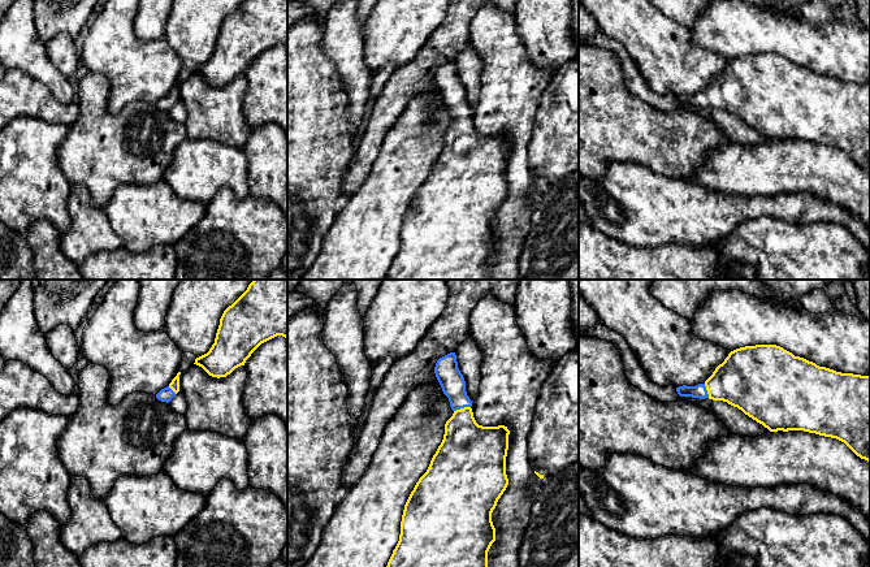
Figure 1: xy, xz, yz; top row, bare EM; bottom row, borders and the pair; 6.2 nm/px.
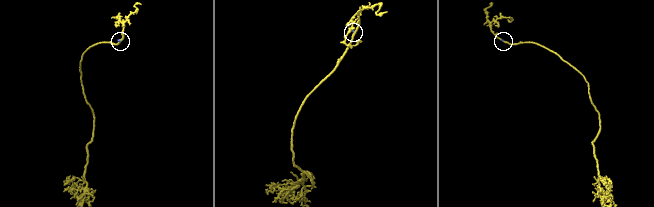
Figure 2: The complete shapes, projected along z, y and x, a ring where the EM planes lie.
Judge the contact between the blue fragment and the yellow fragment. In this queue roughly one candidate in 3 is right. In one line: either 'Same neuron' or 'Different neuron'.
Same neuron

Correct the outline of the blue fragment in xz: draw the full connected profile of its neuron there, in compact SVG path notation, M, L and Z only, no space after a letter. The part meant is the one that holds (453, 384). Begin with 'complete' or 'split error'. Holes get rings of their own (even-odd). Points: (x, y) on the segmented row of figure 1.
split error | M455 352L440 358L434 373L454 414L445 424L443 440L427 472L419 479L404 505L399 541L386 567L488 567L488 551L495 541L492 512L508 485L506 456L510 430L505 425L482 427L476 423Z

